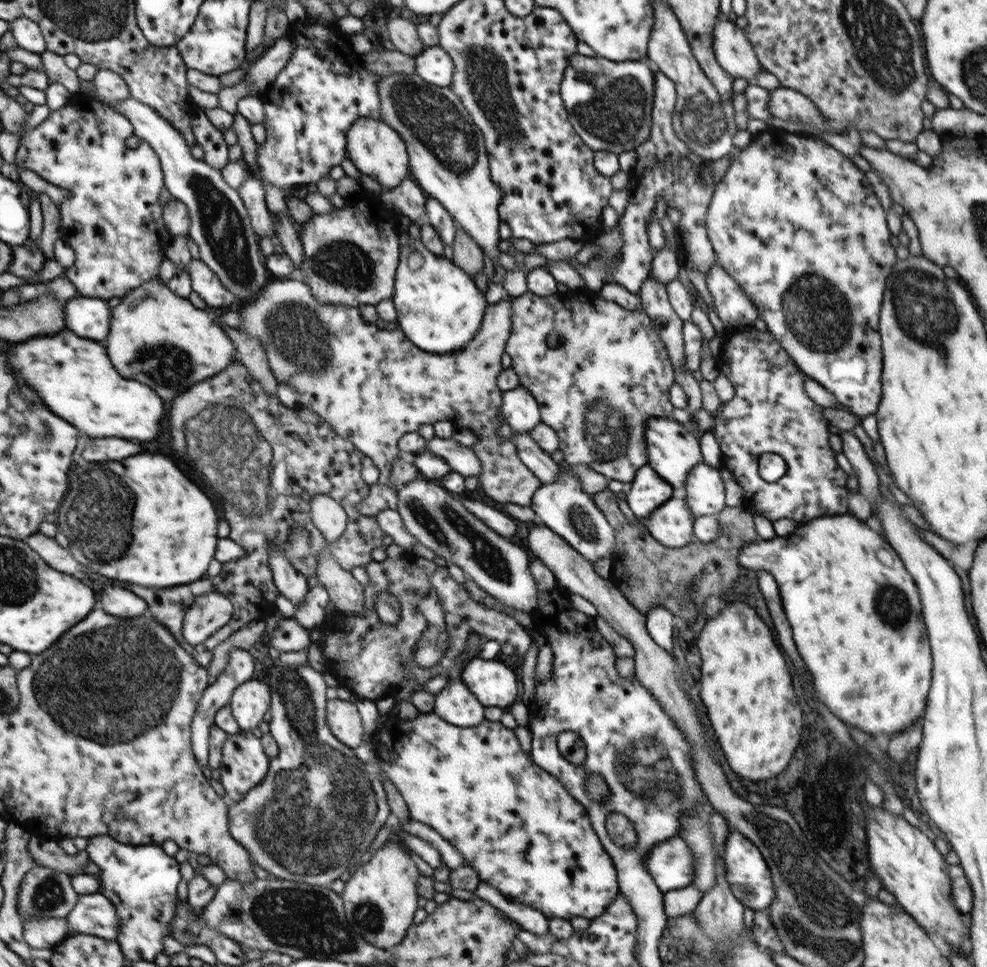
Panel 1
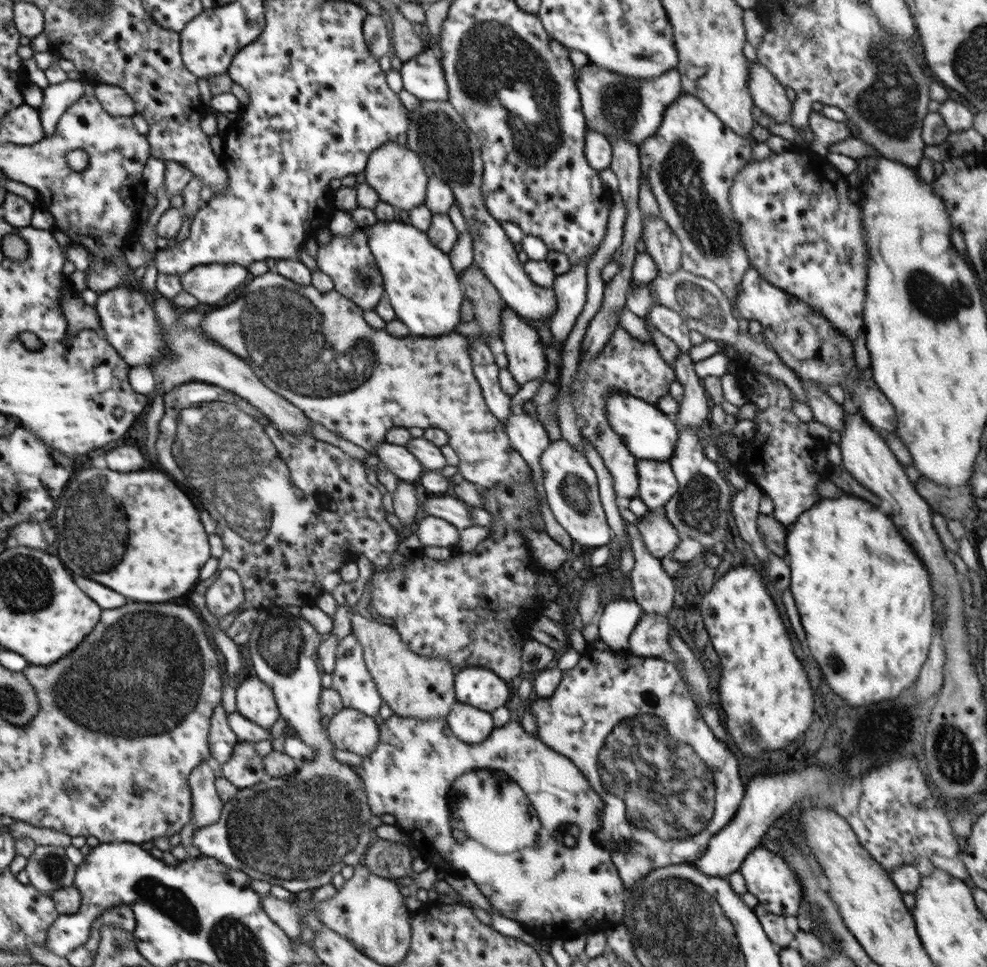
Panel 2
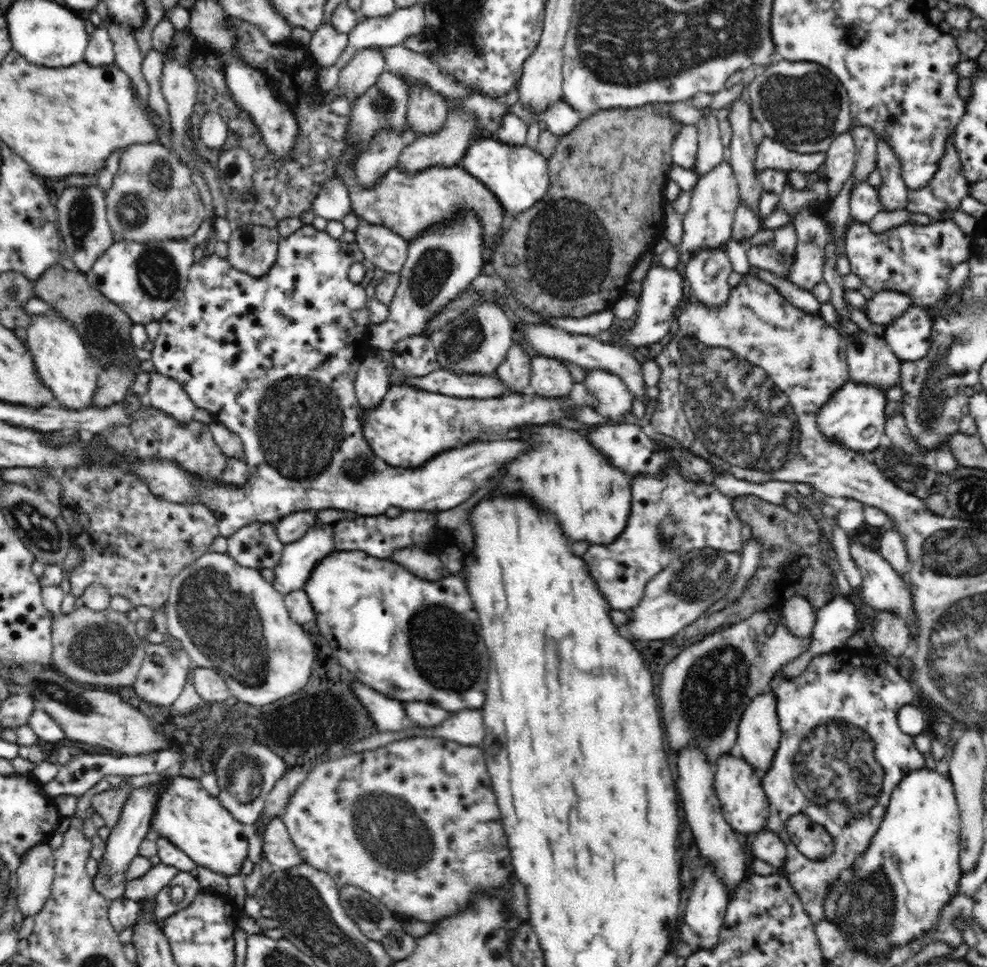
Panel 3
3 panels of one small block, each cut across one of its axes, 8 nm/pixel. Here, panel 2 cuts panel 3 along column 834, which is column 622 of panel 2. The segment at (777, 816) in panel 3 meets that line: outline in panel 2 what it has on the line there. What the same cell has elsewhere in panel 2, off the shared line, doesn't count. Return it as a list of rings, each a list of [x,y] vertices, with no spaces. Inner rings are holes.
[[[612,650],[604,651],[604,676],[596,676],[594,664],[596,664],[594,658],[581,658],[577,666],[570,670],[564,670],[554,694],[548,698],[537,698],[530,702],[529,712],[535,718],[539,739],[556,752],[569,758],[583,772],[594,792],[602,797],[604,808],[601,814],[603,825],[600,840],[604,844],[612,844],[612,846],[614,844],[628,846],[628,853],[624,852],[626,850],[624,847],[623,850],[611,852],[611,857],[624,888],[627,892],[634,892],[634,888],[637,887],[640,880],[648,876],[650,871],[660,867],[690,863],[702,858],[709,840],[734,818],[741,806],[745,789],[738,773],[736,757],[727,748],[726,743],[720,741],[702,719],[699,708],[693,701],[687,684],[682,680],[676,664],[656,657],[639,657],[632,654],[630,656],[616,656],[616,654],[612,654]]]

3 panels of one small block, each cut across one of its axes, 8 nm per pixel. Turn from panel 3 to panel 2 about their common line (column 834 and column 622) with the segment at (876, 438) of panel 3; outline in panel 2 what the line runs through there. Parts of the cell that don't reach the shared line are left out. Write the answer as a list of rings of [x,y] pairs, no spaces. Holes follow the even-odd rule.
[[[610,391],[605,398],[606,419],[609,420],[610,427],[622,438],[626,448],[637,460],[669,461],[672,458],[679,438],[678,430],[664,412],[661,412],[656,405],[648,404],[620,391],[617,393]]]

